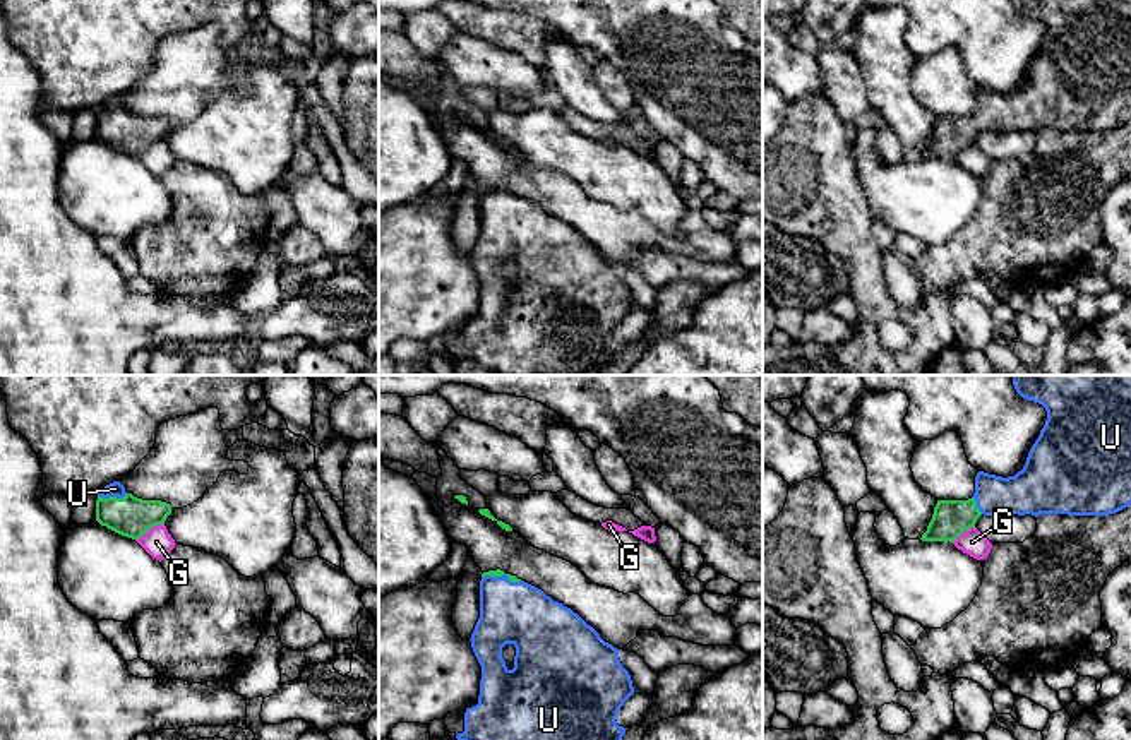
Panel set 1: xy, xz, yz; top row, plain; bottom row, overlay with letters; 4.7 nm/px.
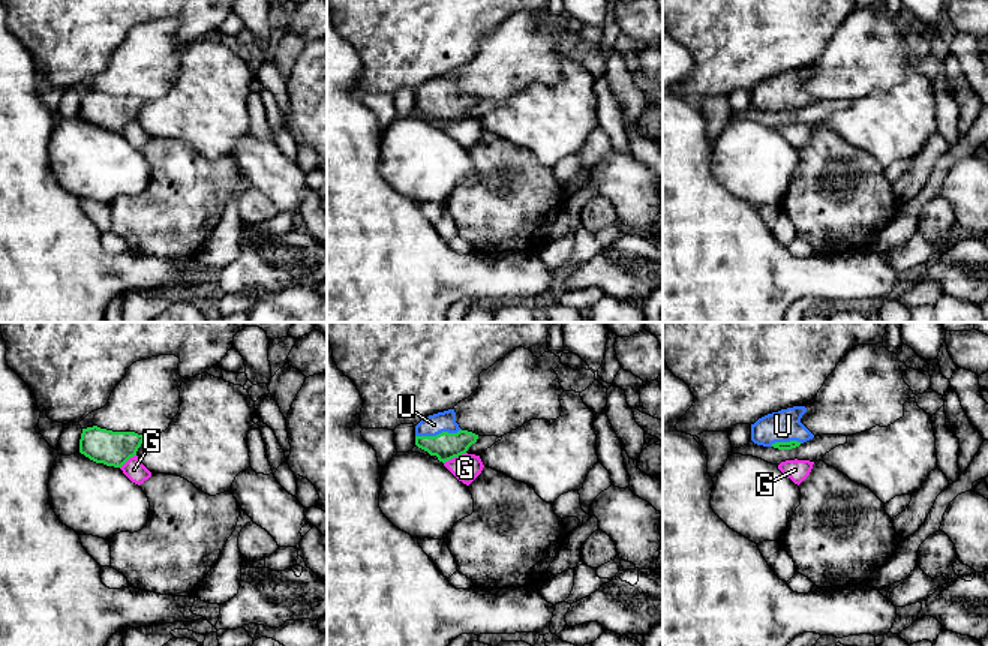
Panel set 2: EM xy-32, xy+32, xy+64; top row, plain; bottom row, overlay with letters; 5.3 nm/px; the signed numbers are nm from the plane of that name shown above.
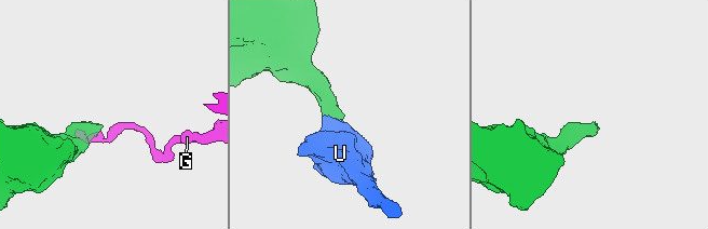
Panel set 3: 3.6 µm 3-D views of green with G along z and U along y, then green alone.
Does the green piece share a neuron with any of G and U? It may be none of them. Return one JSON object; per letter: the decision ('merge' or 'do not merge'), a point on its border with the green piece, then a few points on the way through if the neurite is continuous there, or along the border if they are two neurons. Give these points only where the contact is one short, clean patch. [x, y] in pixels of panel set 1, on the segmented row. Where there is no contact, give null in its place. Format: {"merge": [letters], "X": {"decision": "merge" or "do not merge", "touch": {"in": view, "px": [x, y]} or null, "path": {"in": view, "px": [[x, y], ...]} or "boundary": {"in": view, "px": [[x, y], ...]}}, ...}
{"merge": ["U"], "G": {"decision": "do not merge", "touch": {"in": "xy", "px": [149, 528]}, "boundary": {"in": "xy", "px": [[163, 523], [149, 528], [136, 540]]}}, "U": {"decision": "merge", "touch": {"in": "xy", "px": [112, 497]}, "path": {"in": "xy", "px": [[129, 516], [112, 497], [115, 489]]}}}

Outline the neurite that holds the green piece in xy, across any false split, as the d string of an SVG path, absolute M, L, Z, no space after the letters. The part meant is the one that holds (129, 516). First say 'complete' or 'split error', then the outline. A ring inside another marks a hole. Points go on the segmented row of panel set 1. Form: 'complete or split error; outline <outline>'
split error; outline M113 481L98 492L96 521L108 529L139 540L151 528L165 524L171 505L161 500L142 500Z

